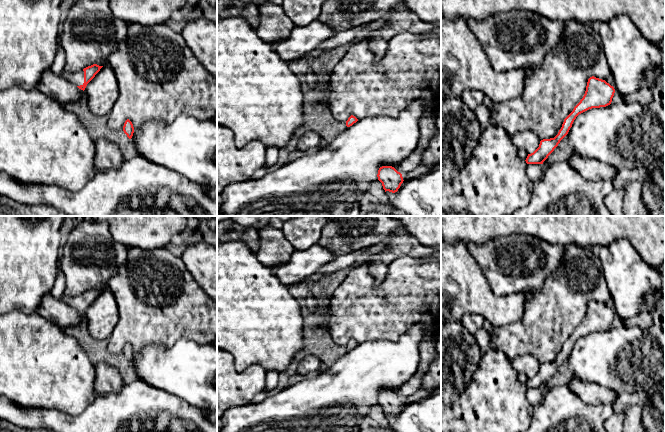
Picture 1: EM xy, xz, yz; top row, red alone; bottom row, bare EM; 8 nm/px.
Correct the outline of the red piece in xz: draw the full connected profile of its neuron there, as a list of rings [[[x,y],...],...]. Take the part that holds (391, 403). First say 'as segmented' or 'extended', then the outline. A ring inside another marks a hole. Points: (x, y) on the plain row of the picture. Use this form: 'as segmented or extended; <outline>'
as segmented; [[[392,390],[380,391],[378,394],[377,401],[378,404],[382,407],[385,416],[397,416],[404,405],[402,398]]]

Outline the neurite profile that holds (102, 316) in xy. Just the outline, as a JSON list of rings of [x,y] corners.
[[[103,290],[84,316],[86,335],[96,340],[109,339],[119,321],[119,310],[112,292]]]

